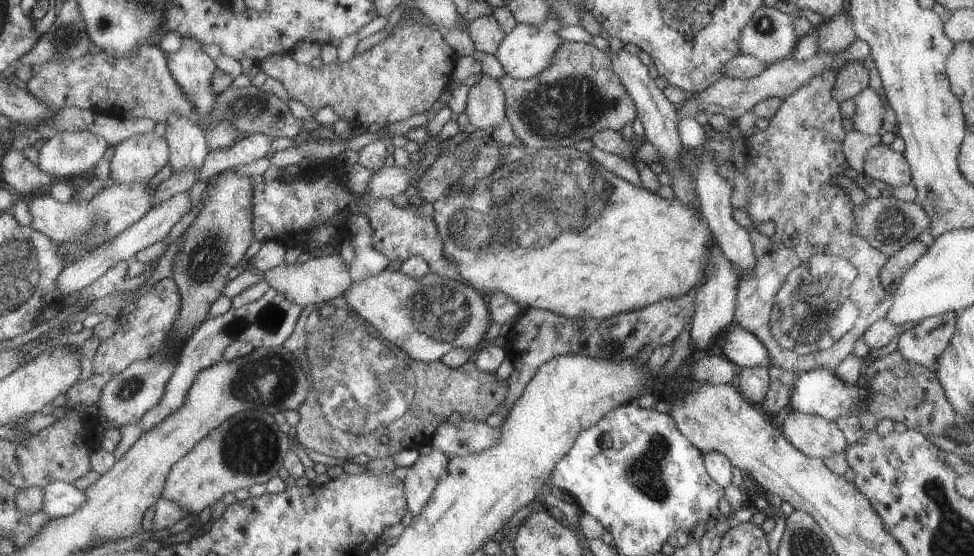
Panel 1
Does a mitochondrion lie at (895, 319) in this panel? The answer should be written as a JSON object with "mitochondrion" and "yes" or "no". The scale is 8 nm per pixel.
{"mitochondrion":"no"}

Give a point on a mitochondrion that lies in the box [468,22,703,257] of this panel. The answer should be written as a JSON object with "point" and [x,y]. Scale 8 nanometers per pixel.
{"point":[560,109]}

